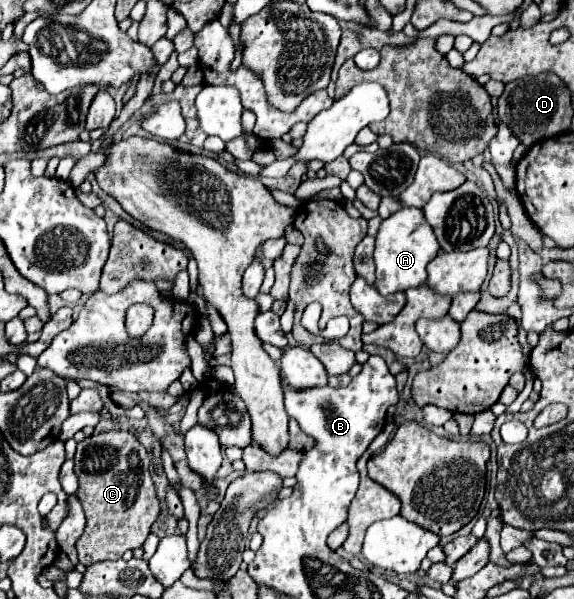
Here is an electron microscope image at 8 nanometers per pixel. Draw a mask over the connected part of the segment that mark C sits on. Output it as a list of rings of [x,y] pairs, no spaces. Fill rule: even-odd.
[[[110,430],[84,438],[74,456],[78,500],[86,510],[86,528],[76,542],[78,560],[90,566],[98,560],[118,560],[126,550],[140,548],[160,514],[158,498],[148,470],[150,458],[134,434]]]

